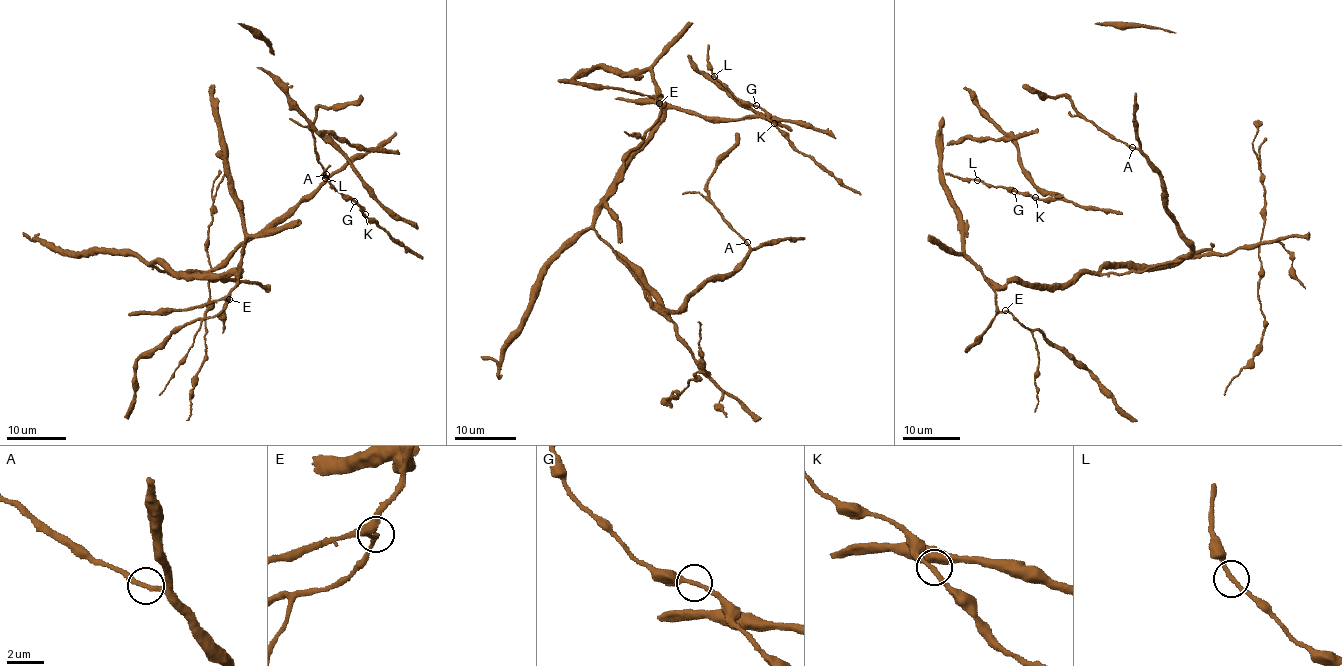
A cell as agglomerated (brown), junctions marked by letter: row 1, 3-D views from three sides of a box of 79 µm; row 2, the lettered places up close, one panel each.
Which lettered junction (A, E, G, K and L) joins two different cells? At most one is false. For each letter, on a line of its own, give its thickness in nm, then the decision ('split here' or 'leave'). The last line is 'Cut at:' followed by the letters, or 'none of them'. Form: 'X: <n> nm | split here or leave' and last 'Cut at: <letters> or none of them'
A: 240 nm | leave
E: 240 nm | leave
G: 280 nm | leave
K: 280 nm | leave
L: 240 nm | leave
Cut at: none of them

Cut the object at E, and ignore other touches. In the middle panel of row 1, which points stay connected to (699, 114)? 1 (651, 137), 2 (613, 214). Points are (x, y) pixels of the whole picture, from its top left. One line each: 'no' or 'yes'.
1: yes
2: no

